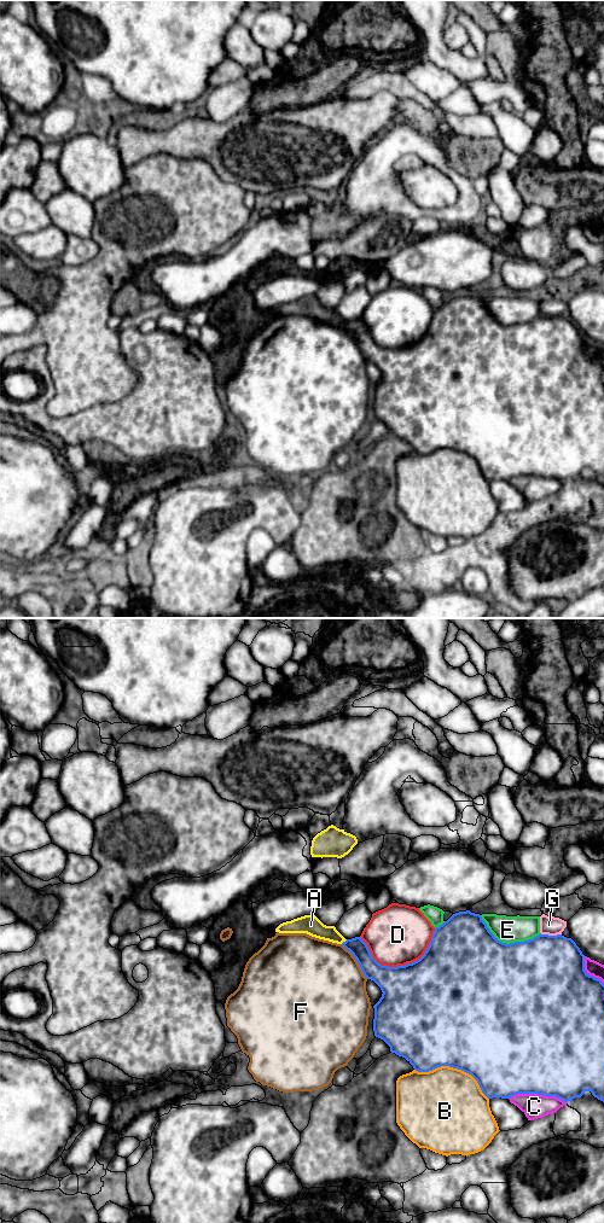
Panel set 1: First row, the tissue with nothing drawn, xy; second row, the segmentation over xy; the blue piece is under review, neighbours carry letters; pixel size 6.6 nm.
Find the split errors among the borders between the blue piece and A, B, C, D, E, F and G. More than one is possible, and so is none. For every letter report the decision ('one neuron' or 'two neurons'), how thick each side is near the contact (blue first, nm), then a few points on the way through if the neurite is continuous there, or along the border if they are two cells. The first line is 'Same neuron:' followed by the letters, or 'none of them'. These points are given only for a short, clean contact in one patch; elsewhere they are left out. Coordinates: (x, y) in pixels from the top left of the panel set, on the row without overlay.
Same neuron: none of them
A: two neurons | 120/130 nm | along xy (347, 321), (341, 325)
B: two neurons | 500/480 nm
C: two neurons | 500/160 nm
D: two neurons | 500/400 nm
E: two neurons | 500/180 nm
F: two neurons | 160/500 nm
G: two neurons | 500/130 nm

